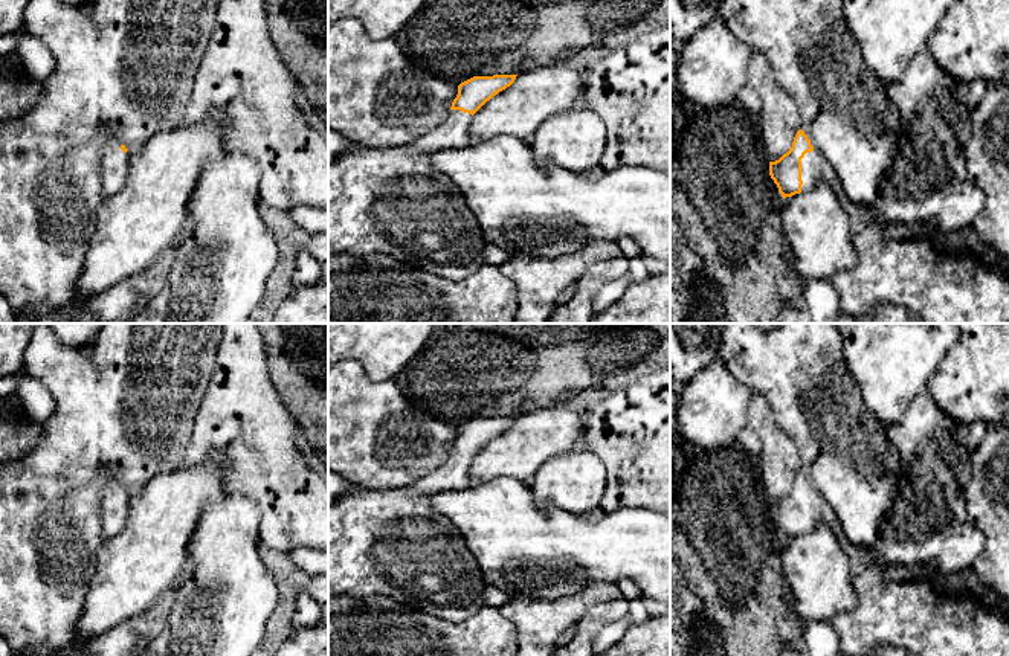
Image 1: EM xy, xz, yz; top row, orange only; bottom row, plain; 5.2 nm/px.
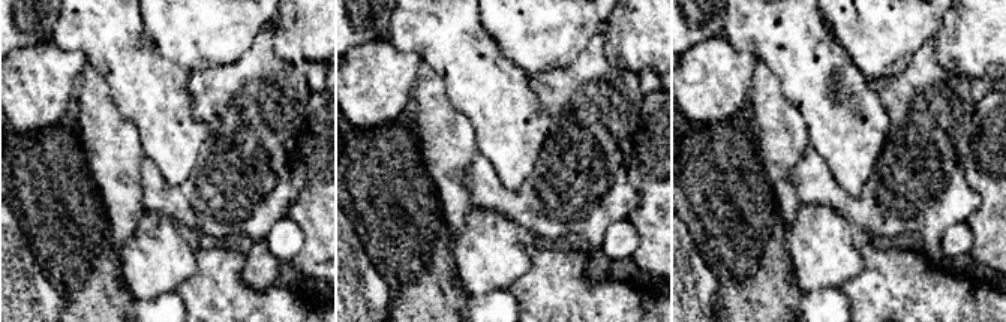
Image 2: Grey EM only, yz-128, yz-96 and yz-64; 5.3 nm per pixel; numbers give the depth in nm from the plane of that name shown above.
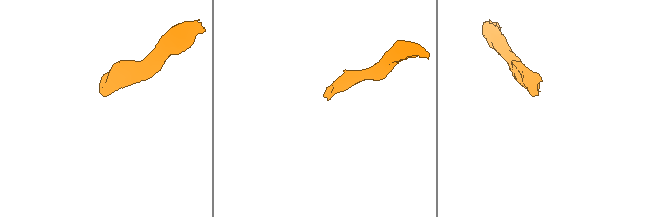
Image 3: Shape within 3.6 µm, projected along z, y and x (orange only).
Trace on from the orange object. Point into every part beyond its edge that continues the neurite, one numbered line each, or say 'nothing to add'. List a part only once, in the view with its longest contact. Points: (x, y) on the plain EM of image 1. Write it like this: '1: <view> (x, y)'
1: yz (814, 510)

